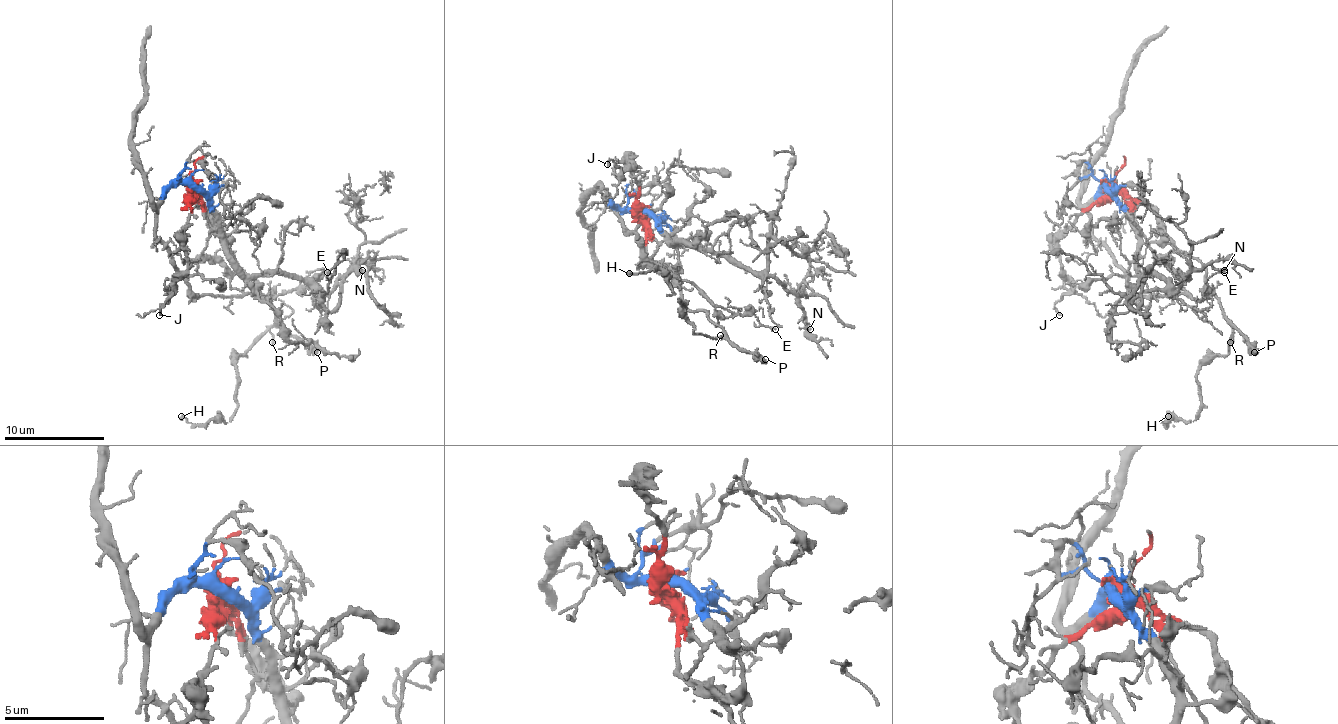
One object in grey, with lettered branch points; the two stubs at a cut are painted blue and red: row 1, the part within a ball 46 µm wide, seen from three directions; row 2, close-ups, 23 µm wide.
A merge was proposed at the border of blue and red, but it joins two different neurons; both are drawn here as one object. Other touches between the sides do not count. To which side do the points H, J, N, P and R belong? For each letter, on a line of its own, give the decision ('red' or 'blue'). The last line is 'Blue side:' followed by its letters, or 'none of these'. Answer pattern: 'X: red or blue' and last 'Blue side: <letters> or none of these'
H: red
J: red
N: blue
P: red
R: red
Blue side: N

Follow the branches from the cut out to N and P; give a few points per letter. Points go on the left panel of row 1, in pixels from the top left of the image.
N: (193, 183), (215, 213), (225, 240), (225, 255), (245, 275), (288, 273), (328, 293), (355, 265), (363, 270)
P: (193, 183), (198, 203), (233, 258), (255, 283), (275, 320), (318, 353)

